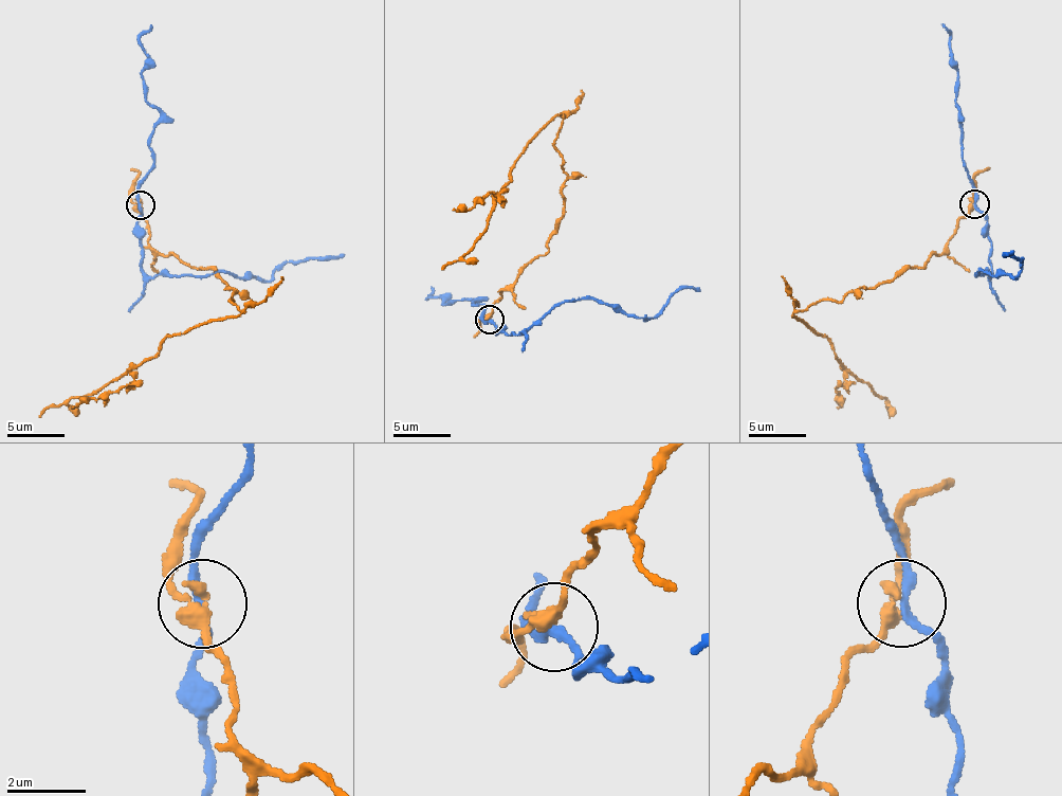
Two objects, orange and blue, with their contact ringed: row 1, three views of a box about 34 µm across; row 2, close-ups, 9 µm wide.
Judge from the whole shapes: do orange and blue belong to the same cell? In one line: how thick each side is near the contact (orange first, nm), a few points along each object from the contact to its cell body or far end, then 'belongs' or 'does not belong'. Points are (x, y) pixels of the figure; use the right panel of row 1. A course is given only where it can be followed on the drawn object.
calibres 320 and 190 nm; course orange (974, 201), (922, 268), (792, 313), (824, 335), (889, 417); course blue (974, 204), (990, 239), (990, 274), (977, 273), (1015, 278), (1020, 258), (1005, 255), (1013, 252); does not belong

